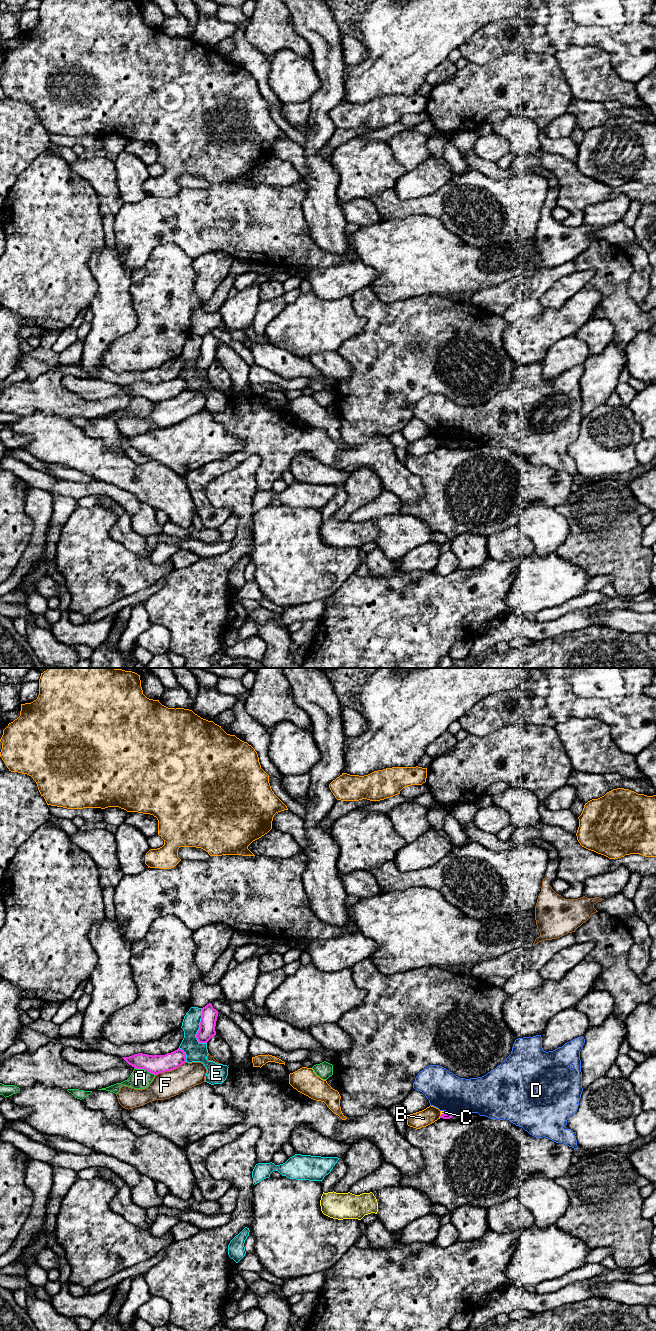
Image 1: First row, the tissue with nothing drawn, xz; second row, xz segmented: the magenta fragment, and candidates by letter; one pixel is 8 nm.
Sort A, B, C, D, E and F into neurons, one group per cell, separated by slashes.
A / B / C / D / E / F

